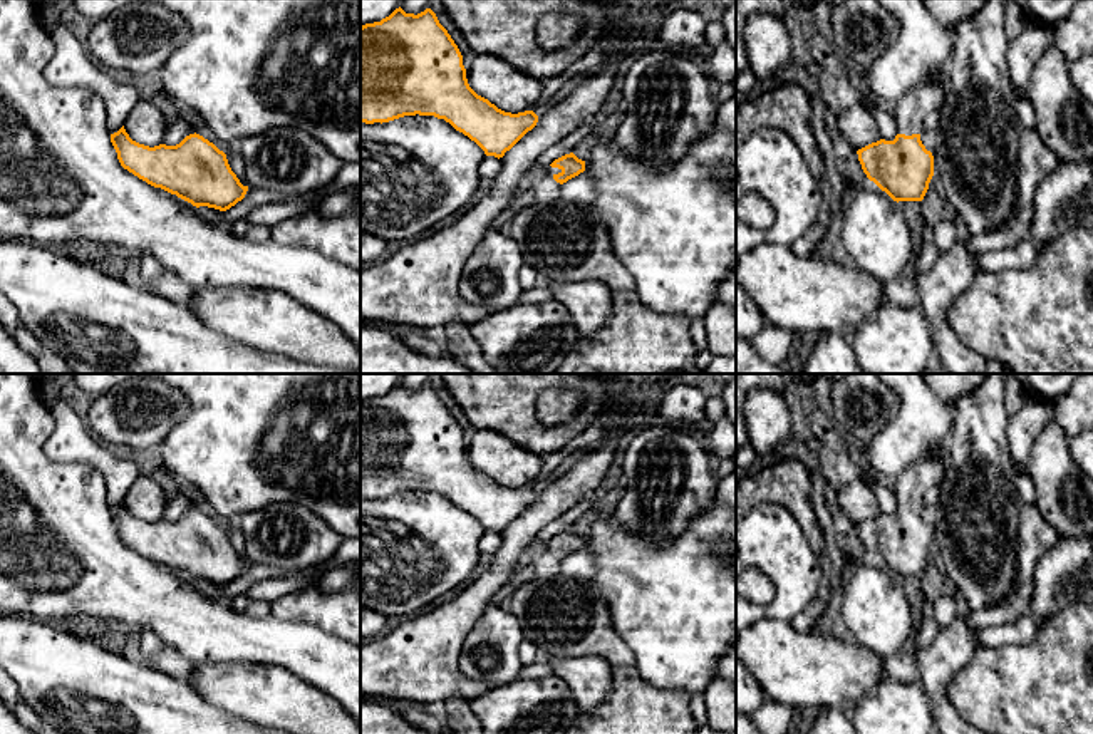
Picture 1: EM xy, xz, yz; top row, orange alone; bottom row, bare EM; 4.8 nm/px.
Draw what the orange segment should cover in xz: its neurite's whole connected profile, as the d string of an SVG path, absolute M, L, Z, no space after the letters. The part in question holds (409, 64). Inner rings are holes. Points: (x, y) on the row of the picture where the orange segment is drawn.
M401 7L381 22L360 27L360 122L389 122L404 116L434 116L474 141L486 156L503 158L528 131L538 116L533 111L505 112L478 96L468 84L463 55L431 8L414 15Z

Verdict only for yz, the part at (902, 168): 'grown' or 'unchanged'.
grown

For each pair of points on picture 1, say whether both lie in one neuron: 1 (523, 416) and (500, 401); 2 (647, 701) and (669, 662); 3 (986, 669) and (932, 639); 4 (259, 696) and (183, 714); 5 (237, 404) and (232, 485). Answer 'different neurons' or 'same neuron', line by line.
1: same neuron
2: different neurons
3: different neurons
4: different neurons
5: same neuron

